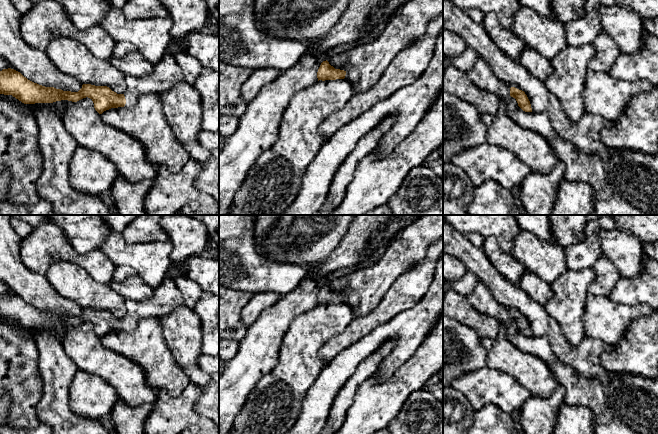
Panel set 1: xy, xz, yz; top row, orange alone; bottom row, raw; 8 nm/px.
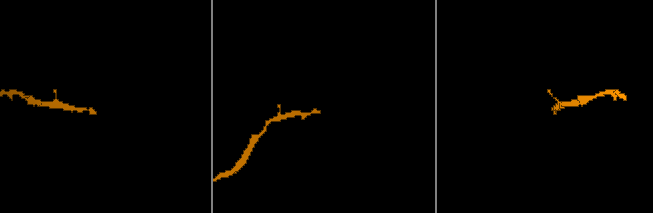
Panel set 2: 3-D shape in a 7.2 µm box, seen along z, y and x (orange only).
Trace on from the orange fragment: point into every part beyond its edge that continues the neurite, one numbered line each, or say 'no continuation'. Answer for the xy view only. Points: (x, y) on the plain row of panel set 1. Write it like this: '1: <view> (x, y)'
1: xy (166, 297)

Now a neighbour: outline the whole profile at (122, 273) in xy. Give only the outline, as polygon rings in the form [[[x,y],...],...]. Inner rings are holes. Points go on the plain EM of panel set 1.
[[[117,266],[114,271],[113,279],[119,283],[122,283],[129,279],[130,277],[134,276],[135,274],[136,274],[135,270],[132,269],[131,267]]]

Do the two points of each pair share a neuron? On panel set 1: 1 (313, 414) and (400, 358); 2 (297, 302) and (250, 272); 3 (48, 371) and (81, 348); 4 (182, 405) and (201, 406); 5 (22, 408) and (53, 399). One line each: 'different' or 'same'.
1: same
2: different
3: different
4: different
5: different

